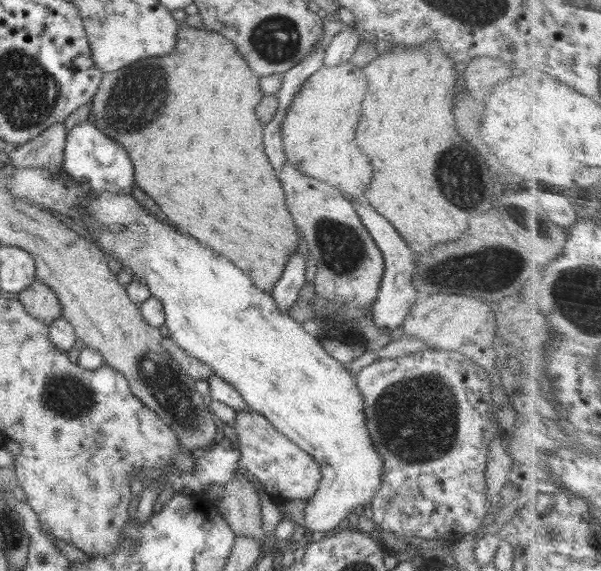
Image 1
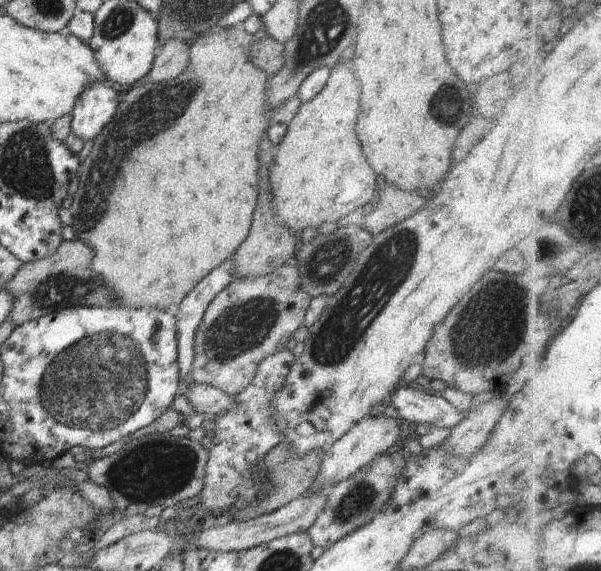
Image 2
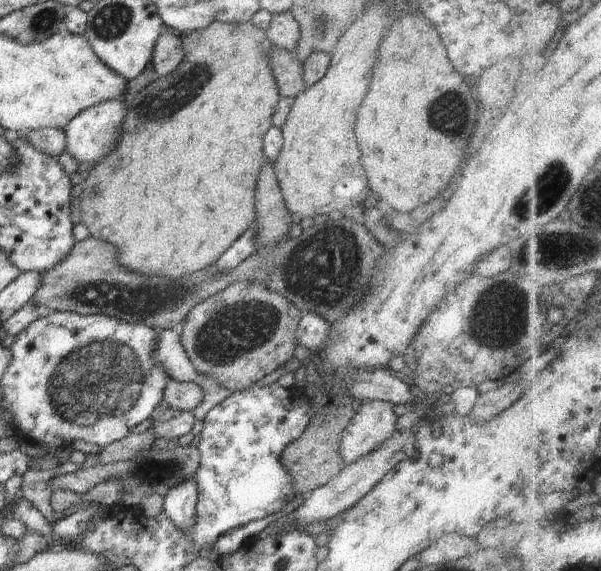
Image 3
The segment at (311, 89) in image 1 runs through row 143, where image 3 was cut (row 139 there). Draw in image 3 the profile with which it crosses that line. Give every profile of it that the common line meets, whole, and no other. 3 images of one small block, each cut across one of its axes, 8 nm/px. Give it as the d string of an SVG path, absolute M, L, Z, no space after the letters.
M368 4L364 16L338 40L326 75L295 98L288 119L280 129L283 146L274 162L274 175L286 209L300 220L314 219L318 214L338 216L348 207L370 200L370 186L360 164L354 124L358 108L368 92L378 44L390 24L392 18L386 16L384 8Z

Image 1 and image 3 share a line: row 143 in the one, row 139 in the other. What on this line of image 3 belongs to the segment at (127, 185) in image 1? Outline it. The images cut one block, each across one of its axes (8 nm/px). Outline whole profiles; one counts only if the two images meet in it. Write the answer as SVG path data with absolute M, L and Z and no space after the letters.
M121 99L100 102L80 112L63 129L65 131L65 150L73 159L78 161L82 171L96 165L103 160L104 156L115 150L121 135L121 125L126 106L127 103Z

